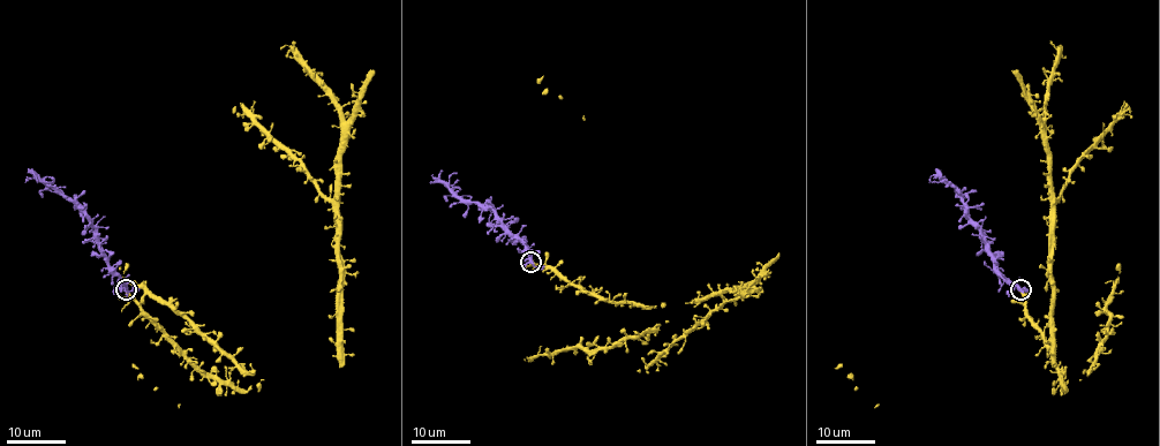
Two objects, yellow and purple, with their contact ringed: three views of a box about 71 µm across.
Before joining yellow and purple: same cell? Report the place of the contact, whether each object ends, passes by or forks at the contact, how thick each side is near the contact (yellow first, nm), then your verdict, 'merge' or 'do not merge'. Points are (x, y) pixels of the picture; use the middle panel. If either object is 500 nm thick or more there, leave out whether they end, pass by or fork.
at (530, 262); yellow ends there; purple forks there; 420 nm thick on the yellow side, 360 nm on the other; merge

